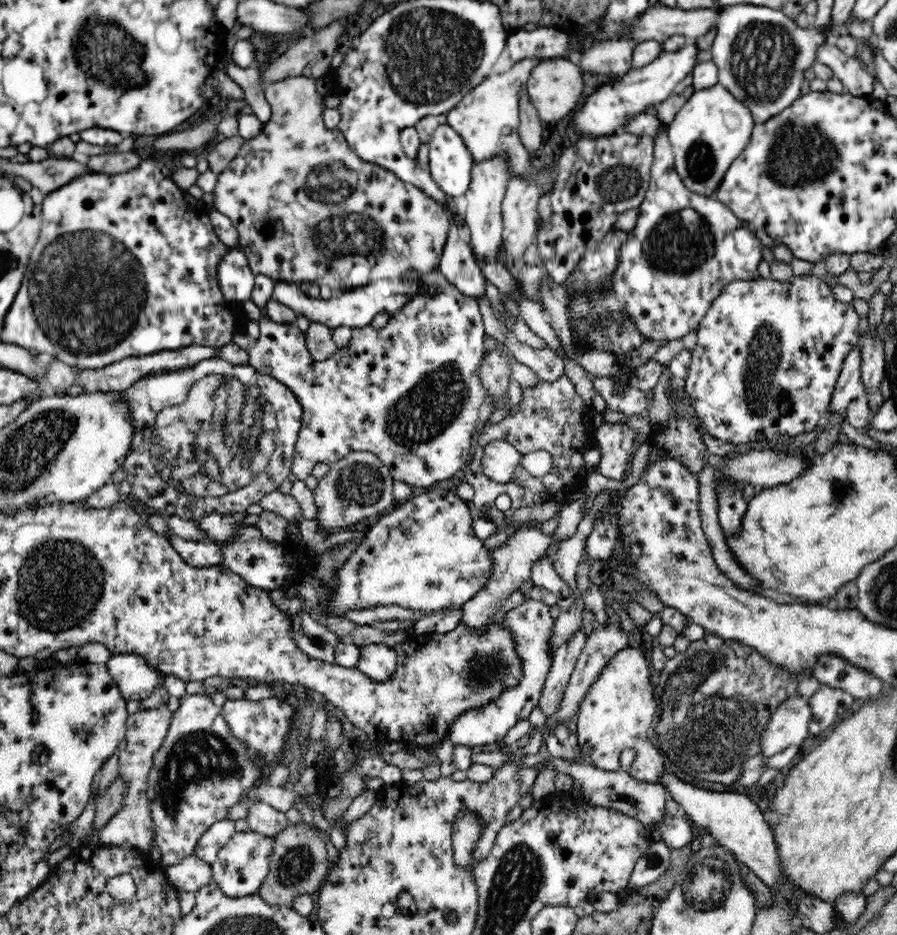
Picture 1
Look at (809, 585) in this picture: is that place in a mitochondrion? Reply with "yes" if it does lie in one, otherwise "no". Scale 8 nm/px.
no

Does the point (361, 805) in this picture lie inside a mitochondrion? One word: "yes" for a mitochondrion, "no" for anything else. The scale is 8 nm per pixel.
no

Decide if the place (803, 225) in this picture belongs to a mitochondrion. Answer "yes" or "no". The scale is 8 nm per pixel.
no

